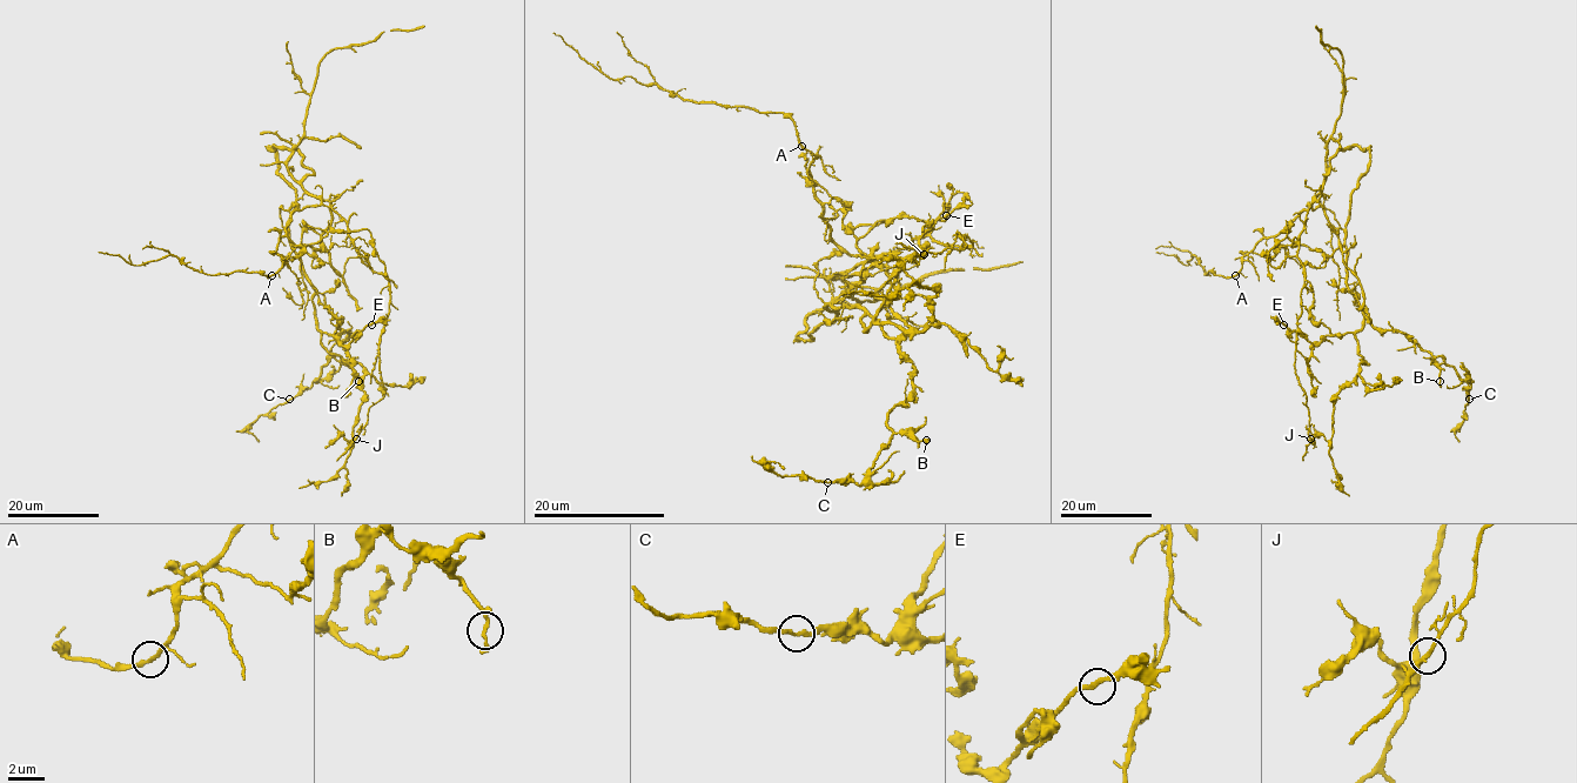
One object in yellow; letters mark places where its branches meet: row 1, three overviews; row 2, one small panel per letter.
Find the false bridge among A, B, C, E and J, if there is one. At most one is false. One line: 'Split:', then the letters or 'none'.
Split: none

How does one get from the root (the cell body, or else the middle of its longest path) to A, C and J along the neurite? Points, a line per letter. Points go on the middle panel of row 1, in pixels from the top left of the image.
A: (813, 281), (817, 265), (841, 248), (831, 238), (813, 191), (809, 166), (817, 155), (802, 146)
C: (813, 281), (826, 303), (872, 315), (913, 369), (912, 393), (887, 415), (892, 439), (861, 484), (829, 482)
J: (813, 281), (834, 253), (973, 240), (958, 232), (963, 249), (924, 254)

